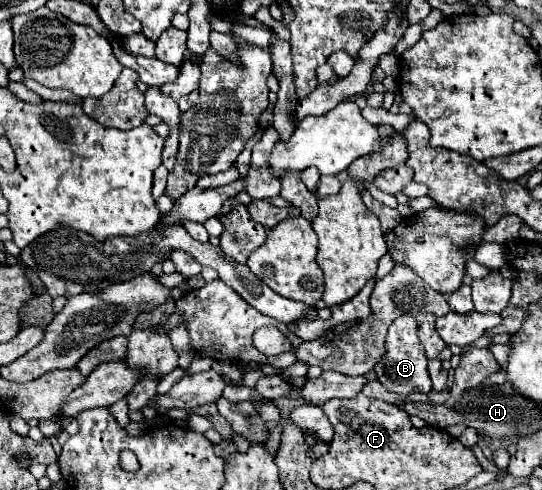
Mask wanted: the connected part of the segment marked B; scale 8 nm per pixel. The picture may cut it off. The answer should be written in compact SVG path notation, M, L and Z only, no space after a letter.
M401 315L397 317L387 333L387 345L385 345L385 353L381 355L381 359L375 363L373 371L377 373L377 381L387 389L393 391L397 395L409 395L409 393L429 393L431 391L431 379L427 373L427 357L425 357L425 349L419 343L417 337L417 325L415 319L411 315Z

